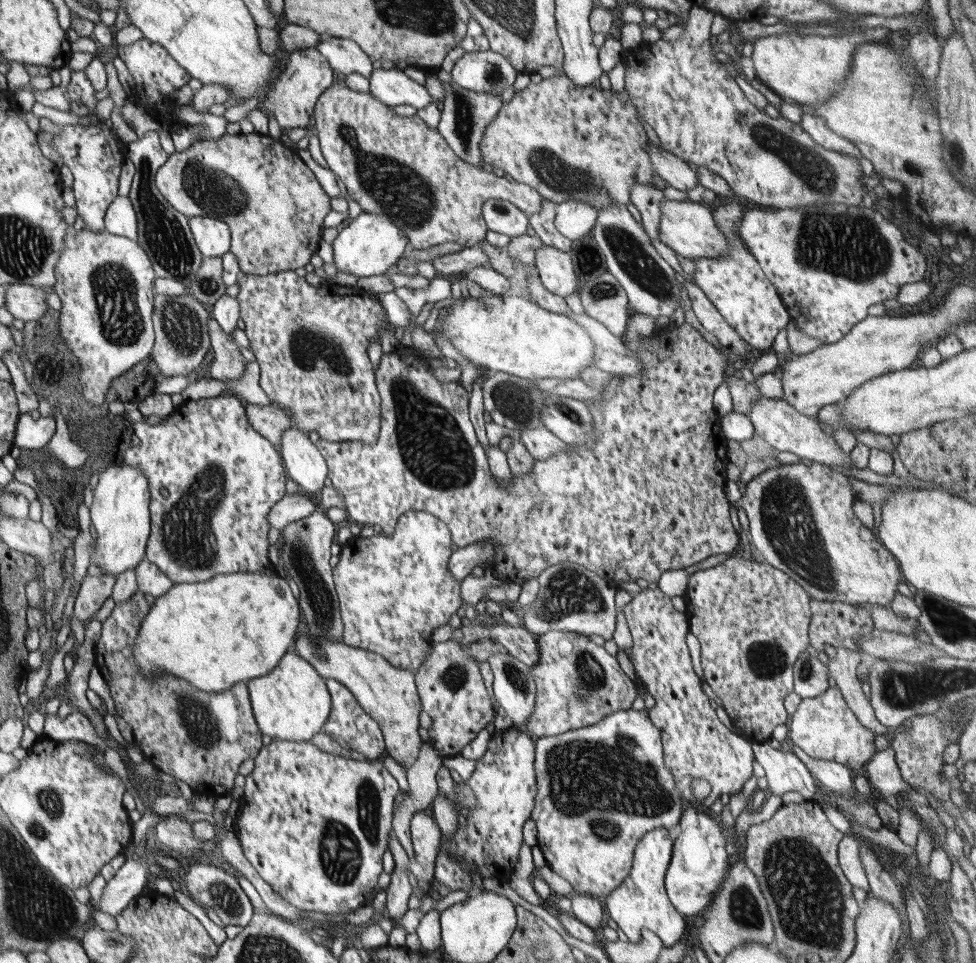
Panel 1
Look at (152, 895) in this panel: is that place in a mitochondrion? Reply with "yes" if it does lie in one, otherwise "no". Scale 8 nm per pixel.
no

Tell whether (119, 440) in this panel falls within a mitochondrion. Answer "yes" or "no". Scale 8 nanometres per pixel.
no

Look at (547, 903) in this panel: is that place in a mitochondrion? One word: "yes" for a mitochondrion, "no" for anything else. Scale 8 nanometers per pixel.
no

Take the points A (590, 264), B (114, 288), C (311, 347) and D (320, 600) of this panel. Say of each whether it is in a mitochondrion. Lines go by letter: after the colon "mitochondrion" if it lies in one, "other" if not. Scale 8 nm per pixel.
A: mitochondrion
B: mitochondrion
C: mitochondrion
D: mitochondrion

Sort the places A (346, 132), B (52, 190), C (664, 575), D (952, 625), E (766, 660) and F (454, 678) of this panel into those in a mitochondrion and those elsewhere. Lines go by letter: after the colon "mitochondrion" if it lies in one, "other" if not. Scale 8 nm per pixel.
A: mitochondrion
B: other
C: other
D: mitochondrion
E: mitochondrion
F: mitochondrion

